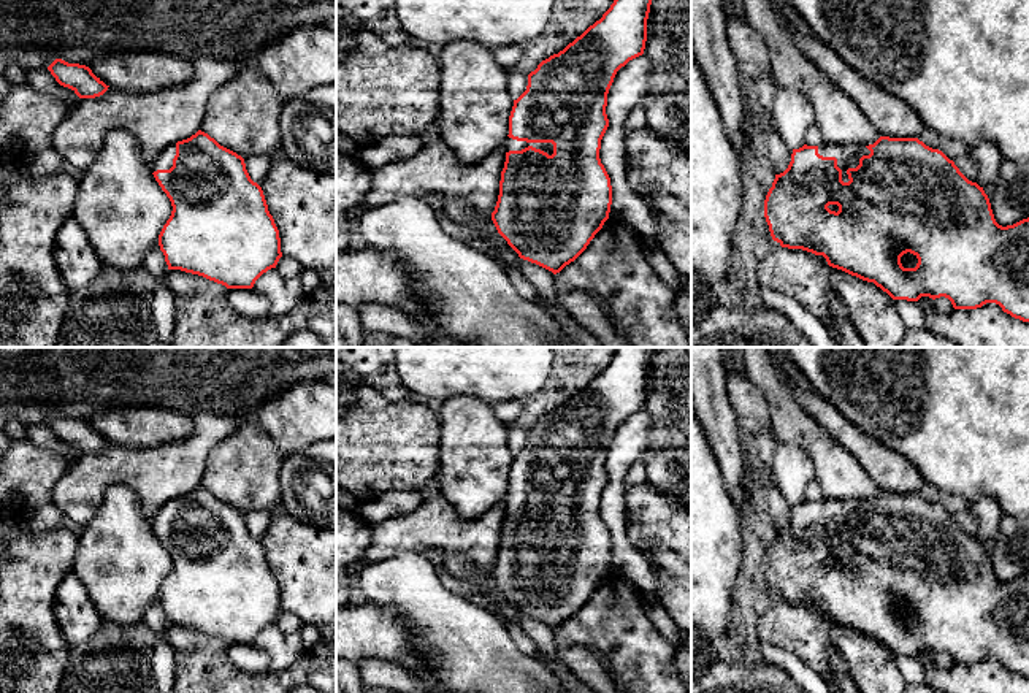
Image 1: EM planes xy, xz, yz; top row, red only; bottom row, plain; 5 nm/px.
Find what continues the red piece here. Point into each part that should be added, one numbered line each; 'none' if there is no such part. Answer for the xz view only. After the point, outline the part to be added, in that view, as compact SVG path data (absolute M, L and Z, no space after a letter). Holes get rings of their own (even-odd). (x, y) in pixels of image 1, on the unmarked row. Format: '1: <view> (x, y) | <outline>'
1: xz (511, 500) | M509 492L506 495L504 504L506 504L506 507L509 507L509 506L522 506L522 504L525 504L528 501L541 504L541 506L547 507L549 511L553 509L553 500L552 498L526 498L526 496L512 495Z

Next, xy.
1: xy (164, 516) | M176 498L170 500L166 504L163 504L157 514L151 519L152 528L157 525L170 525L173 522L173 514L176 511Z

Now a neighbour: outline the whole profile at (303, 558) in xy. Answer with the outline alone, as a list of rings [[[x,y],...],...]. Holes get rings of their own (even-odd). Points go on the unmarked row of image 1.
[[[284,512],[273,517],[260,542],[279,585],[282,612],[317,628],[322,639],[336,641],[336,530],[319,530]]]

